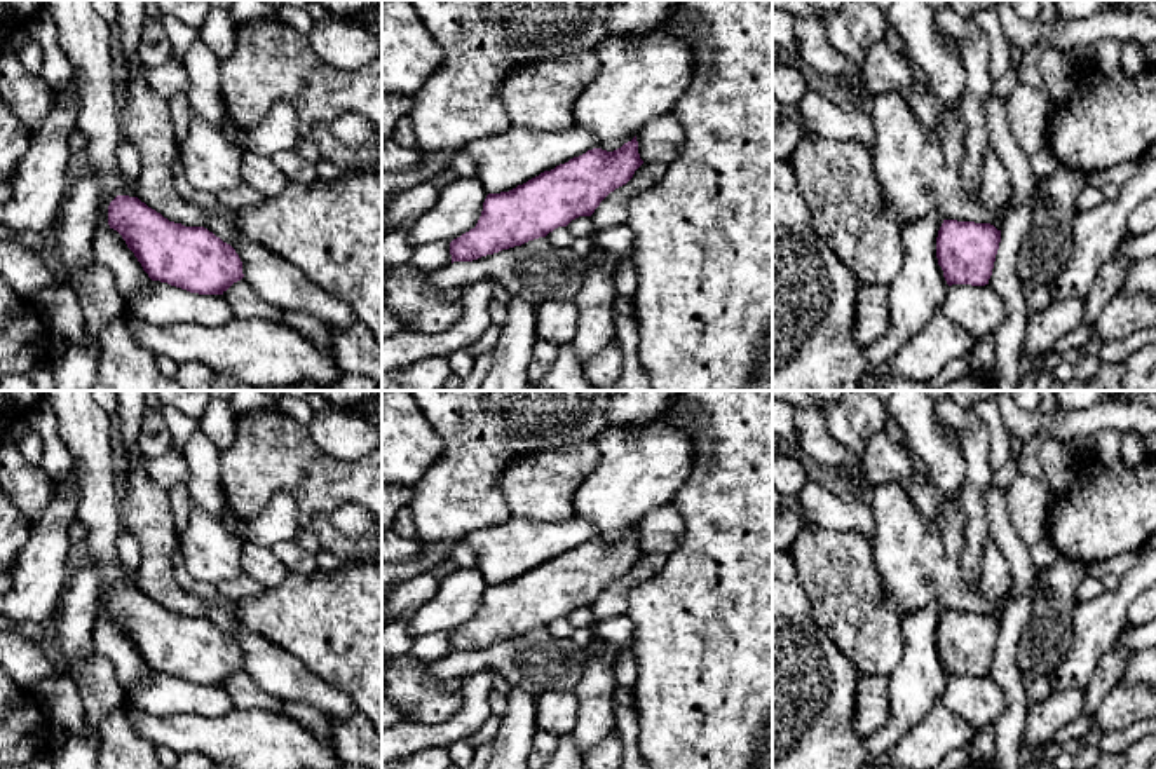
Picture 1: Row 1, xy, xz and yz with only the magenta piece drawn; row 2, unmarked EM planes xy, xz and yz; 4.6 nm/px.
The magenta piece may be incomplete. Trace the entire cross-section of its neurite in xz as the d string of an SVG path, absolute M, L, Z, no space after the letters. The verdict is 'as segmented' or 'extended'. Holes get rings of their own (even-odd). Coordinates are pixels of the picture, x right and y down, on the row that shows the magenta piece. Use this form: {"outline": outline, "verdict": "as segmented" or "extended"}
{"outline": "M635 136L614 152L593 148L509 192L488 194L476 227L450 242L452 263L473 262L502 249L521 246L528 241L546 237L558 227L567 227L579 216L591 216L610 192L633 178L642 164L643 160L640 159Z", "verdict": "as segmented"}

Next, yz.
{"outline": "M943 220L936 258L947 284L989 284L999 242L1001 230L990 223Z", "verdict": "as segmented"}

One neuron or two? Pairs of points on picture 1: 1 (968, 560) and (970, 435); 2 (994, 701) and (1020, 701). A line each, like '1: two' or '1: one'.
1: one
2: two

